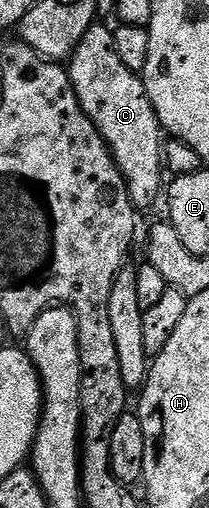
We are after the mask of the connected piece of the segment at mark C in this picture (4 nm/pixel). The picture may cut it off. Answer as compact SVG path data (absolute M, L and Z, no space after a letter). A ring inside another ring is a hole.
M93 23L84 34L78 49L67 60L66 70L86 117L90 117L107 141L116 159L116 167L124 174L132 204L137 212L144 213L147 207L162 199L162 128L150 105L143 78L137 72L126 69L118 53L114 53L113 28L103 27L102 23Z

